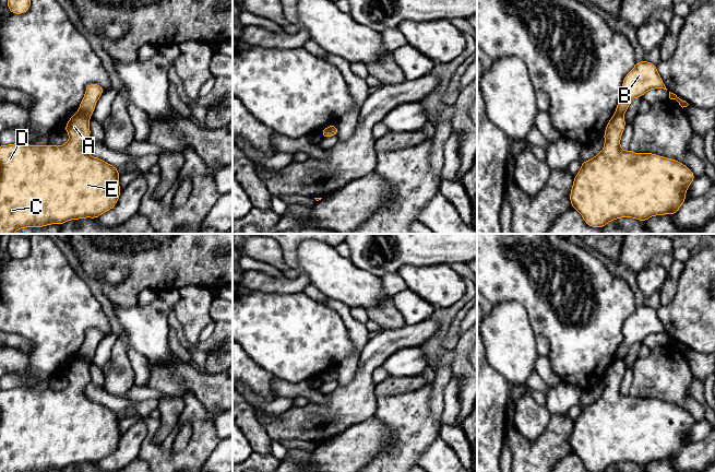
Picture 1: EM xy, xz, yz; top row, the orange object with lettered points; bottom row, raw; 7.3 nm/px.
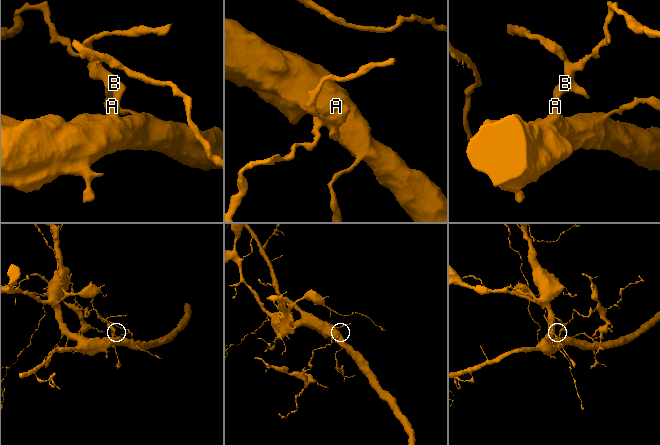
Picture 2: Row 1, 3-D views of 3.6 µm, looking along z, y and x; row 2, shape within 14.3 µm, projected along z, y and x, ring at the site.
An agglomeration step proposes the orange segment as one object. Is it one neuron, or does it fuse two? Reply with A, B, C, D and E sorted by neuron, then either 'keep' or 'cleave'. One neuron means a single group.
A C D E / B; cleave

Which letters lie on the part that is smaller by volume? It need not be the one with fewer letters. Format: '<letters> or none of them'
B

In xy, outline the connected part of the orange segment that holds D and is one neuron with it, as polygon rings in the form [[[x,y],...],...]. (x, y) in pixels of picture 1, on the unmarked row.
[[[73,358],[64,371],[70,384],[61,391],[0,390],[0,472],[45,472],[70,464],[97,463],[116,450],[121,437],[119,414],[86,397],[90,363]]]

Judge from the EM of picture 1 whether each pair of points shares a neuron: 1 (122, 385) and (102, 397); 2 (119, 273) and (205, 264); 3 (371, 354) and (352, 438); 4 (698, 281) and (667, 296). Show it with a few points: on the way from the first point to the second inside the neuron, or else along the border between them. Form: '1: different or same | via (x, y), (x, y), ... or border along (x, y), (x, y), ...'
1: different | border along (102, 388), (109, 393), (123, 397)
2: different | border along (129, 270), (118, 266), (110, 266), (102, 272)
3: different | border along (373, 415), (348, 426), (333, 438)
4: different | border along (683, 268), (674, 297), (666, 305), (662, 306)

